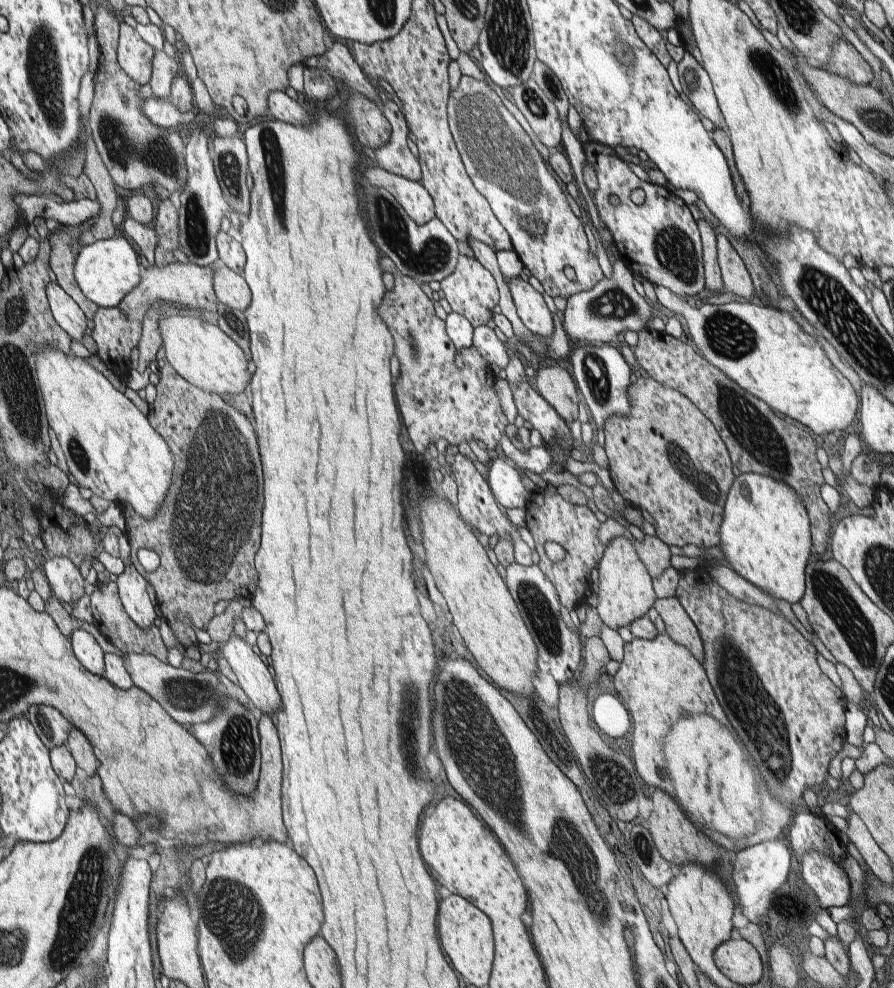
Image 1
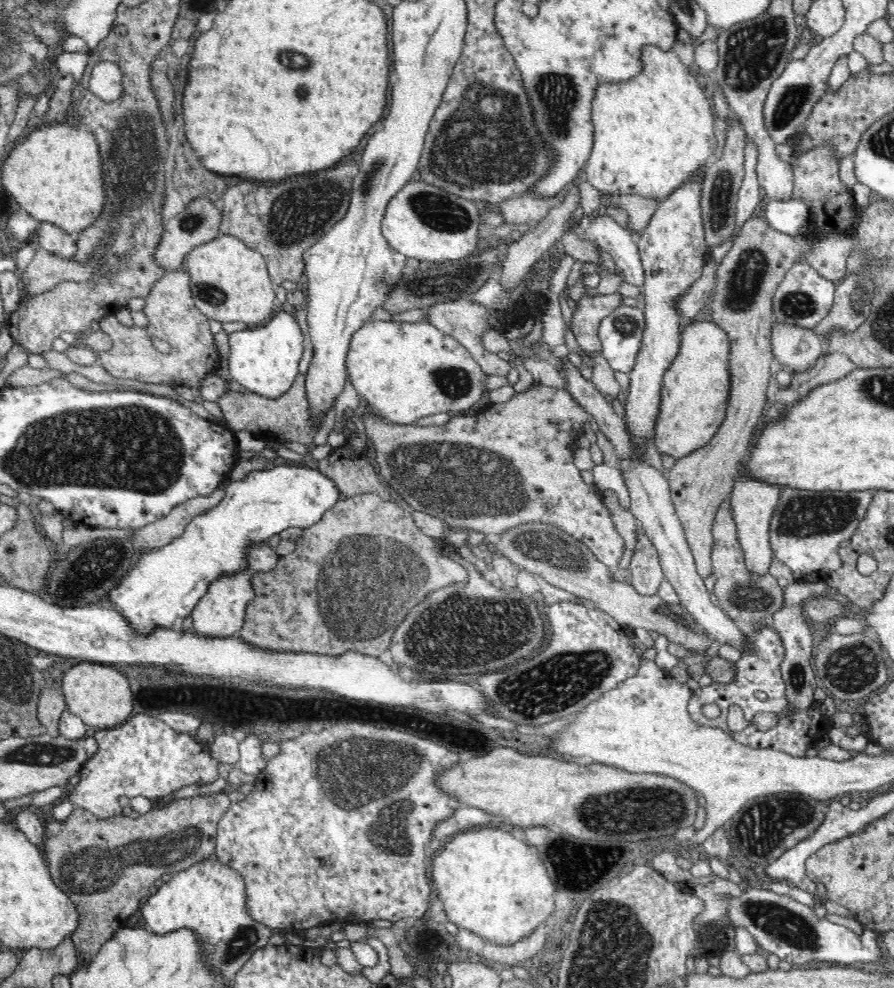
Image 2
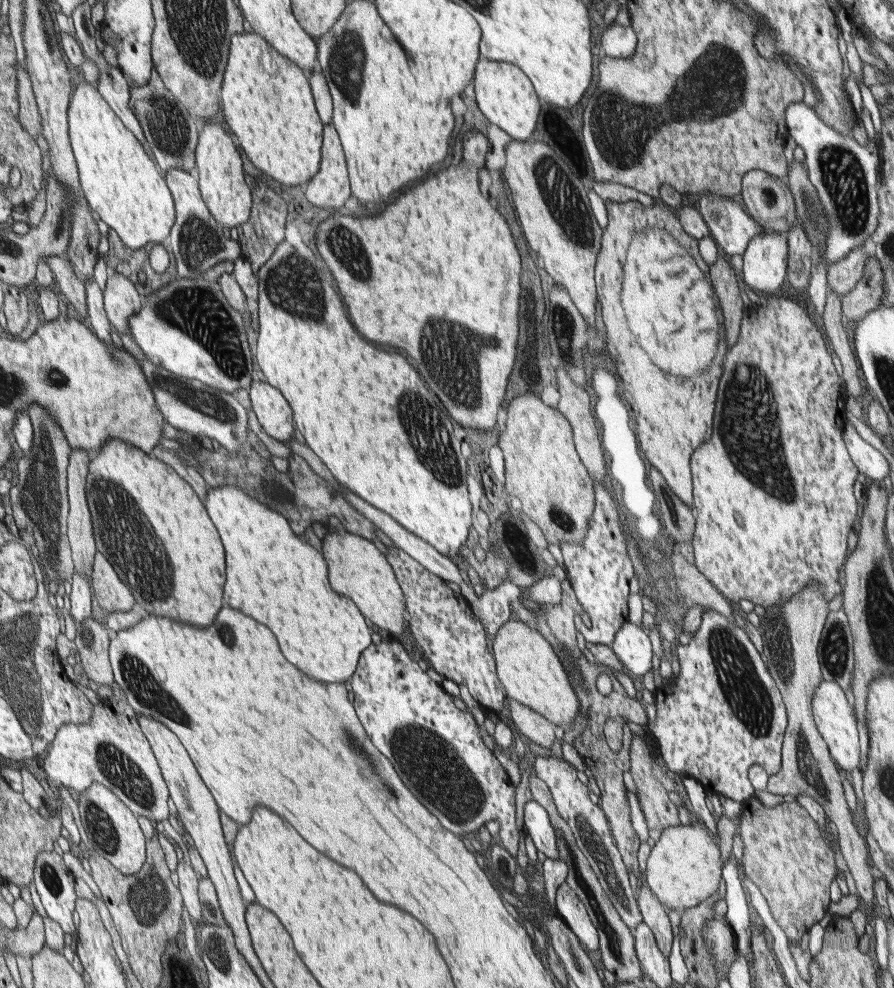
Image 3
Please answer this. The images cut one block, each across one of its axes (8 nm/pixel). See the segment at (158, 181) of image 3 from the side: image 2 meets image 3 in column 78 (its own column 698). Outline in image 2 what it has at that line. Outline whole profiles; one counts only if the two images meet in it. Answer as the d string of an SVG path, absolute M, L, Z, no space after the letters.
M656 44L640 46L640 70L636 76L618 82L600 80L592 94L592 150L586 164L586 180L606 192L608 196L638 194L644 198L656 198L660 204L676 186L680 186L690 174L702 168L702 180L708 166L716 160L716 134L714 124L718 122L714 108L704 96L700 84L690 70L678 60L674 50L662 50Z

